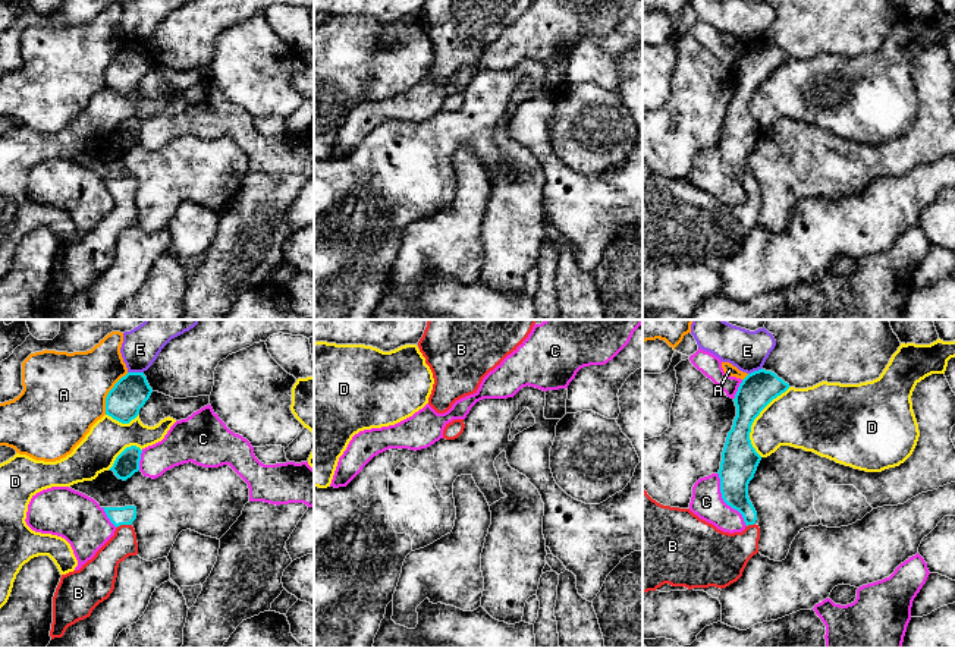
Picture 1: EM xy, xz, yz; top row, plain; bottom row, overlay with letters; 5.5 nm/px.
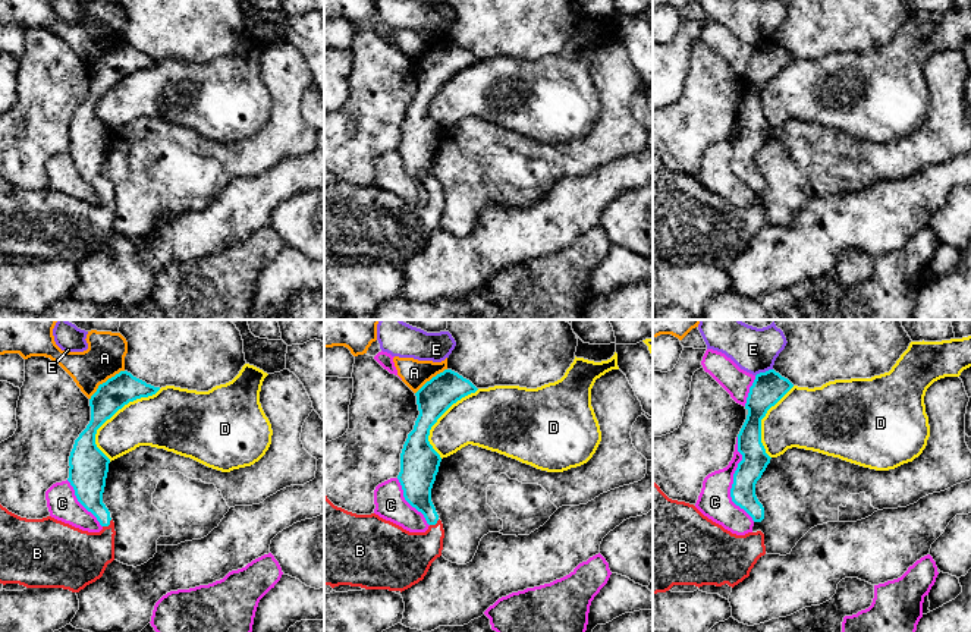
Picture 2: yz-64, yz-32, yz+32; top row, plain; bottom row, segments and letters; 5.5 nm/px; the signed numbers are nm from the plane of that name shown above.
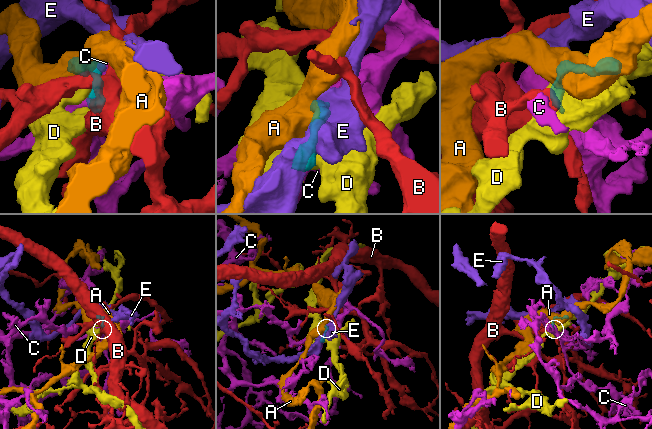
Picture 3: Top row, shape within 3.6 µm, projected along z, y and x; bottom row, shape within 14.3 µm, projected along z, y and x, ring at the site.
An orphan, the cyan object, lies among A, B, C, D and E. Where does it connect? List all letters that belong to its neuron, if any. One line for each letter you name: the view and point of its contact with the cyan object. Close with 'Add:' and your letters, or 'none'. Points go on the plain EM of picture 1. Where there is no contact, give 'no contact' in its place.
B: xy (123, 195)
Add: B

